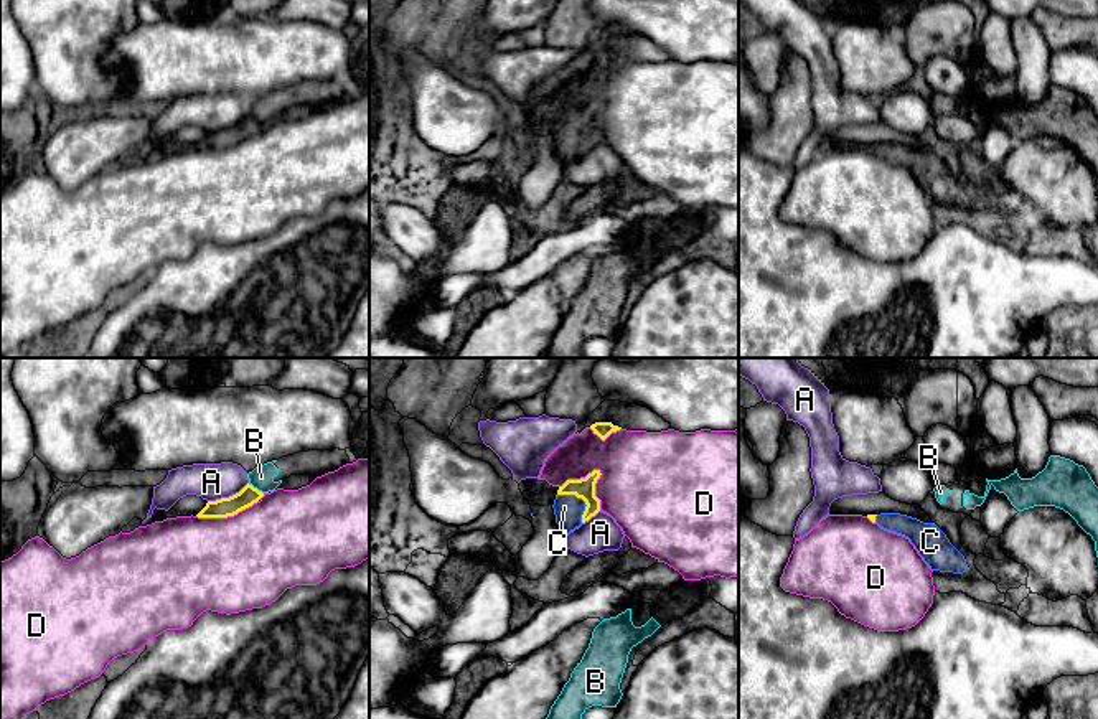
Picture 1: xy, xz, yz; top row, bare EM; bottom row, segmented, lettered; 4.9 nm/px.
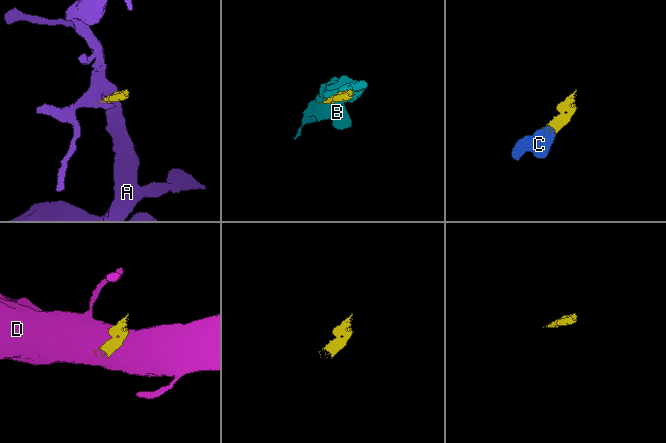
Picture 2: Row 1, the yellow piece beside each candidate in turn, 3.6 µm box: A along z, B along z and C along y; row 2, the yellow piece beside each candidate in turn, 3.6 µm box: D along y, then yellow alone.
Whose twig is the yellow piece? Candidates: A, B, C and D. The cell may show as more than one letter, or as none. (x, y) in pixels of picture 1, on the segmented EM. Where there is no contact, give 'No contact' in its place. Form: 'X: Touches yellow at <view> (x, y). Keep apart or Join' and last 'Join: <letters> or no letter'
A: Touches yellow at xy (229, 497). Keep apart
B: Touches yellow at xy (256, 488). Keep apart
C: Touches yellow at xz (581, 497). Join
D: Touches yellow at xz (599, 472). Keep apart
Join: C

